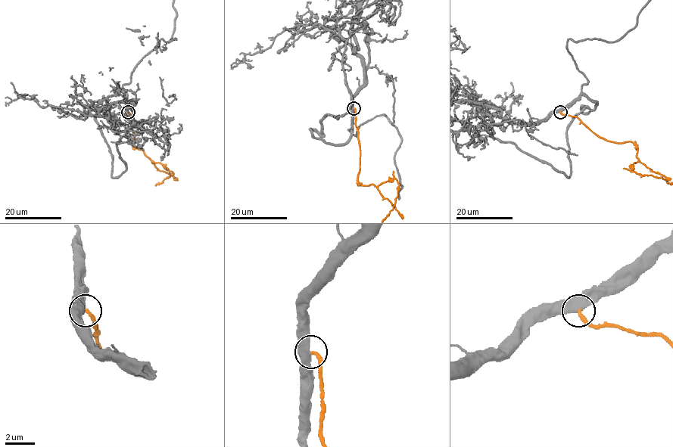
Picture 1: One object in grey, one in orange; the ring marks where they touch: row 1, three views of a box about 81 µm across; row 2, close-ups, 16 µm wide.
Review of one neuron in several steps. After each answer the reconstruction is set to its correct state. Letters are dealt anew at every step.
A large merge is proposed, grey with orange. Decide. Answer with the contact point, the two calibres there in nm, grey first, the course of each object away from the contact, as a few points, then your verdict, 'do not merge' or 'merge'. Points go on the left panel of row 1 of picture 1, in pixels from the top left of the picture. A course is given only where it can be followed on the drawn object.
place (128, 112); calibres 700 and 240 nm; course grey (128, 112), (123, 85), (131, 72), (160, 39), (176, 39); course orange (128, 112), (134, 138), (134, 143), (132, 143), (154, 162), (160, 163), (173, 173), (155, 186); merge

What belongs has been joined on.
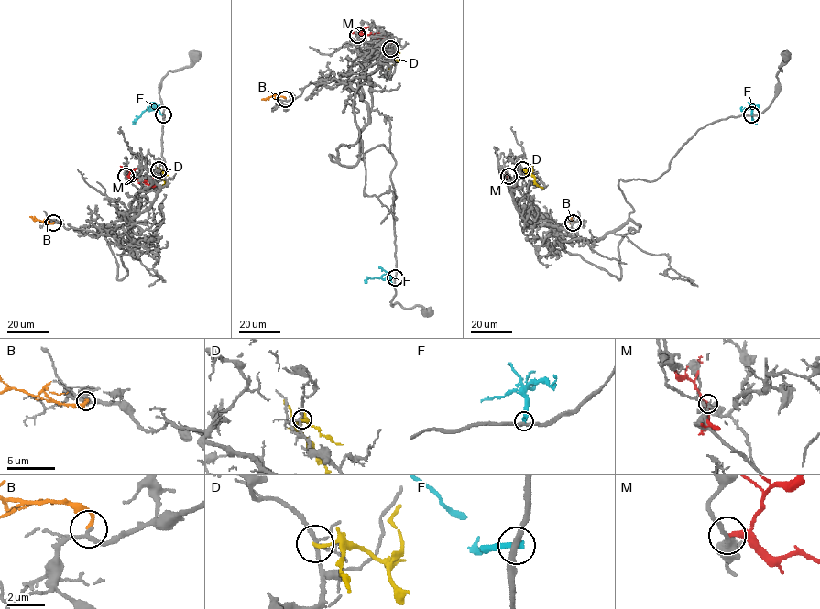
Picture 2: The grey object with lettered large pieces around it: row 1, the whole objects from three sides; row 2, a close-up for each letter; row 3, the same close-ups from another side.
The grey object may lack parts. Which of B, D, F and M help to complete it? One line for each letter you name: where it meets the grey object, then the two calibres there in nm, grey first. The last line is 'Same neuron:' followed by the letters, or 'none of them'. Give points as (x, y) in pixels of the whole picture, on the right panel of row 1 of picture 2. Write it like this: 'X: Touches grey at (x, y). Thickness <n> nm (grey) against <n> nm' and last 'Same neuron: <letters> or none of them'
B: Touches grey at (573, 222). Thickness 220 nm (grey) against 200 nm
Same neuron: B

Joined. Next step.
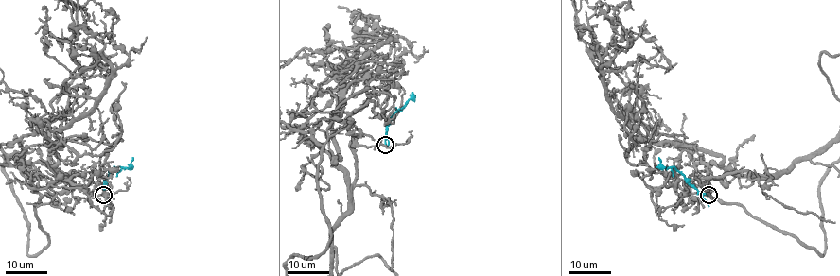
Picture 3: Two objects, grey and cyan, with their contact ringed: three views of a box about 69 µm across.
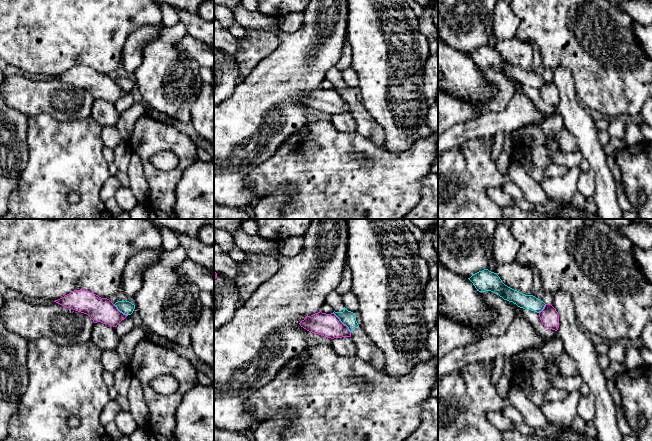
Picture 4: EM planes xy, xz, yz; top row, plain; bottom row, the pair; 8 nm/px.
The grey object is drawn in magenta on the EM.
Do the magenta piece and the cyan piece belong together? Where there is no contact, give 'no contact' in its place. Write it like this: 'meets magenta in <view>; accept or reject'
meets magenta in xz; reject

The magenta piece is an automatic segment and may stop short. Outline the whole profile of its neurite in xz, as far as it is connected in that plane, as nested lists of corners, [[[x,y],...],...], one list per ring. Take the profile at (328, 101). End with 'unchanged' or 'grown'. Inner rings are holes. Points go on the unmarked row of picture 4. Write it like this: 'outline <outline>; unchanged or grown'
outline [[[320,87],[305,93],[299,100],[309,108],[327,114],[351,113],[348,103],[334,89],[326,90]]]; unchanged

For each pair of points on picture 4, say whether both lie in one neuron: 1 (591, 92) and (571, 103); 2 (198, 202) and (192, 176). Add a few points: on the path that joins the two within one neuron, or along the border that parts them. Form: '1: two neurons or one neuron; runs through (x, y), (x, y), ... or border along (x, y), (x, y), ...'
1: two neurons; border along (571, 72), (574, 91), (577, 95)
2: one neuron; runs through (192, 198), (192, 183)

